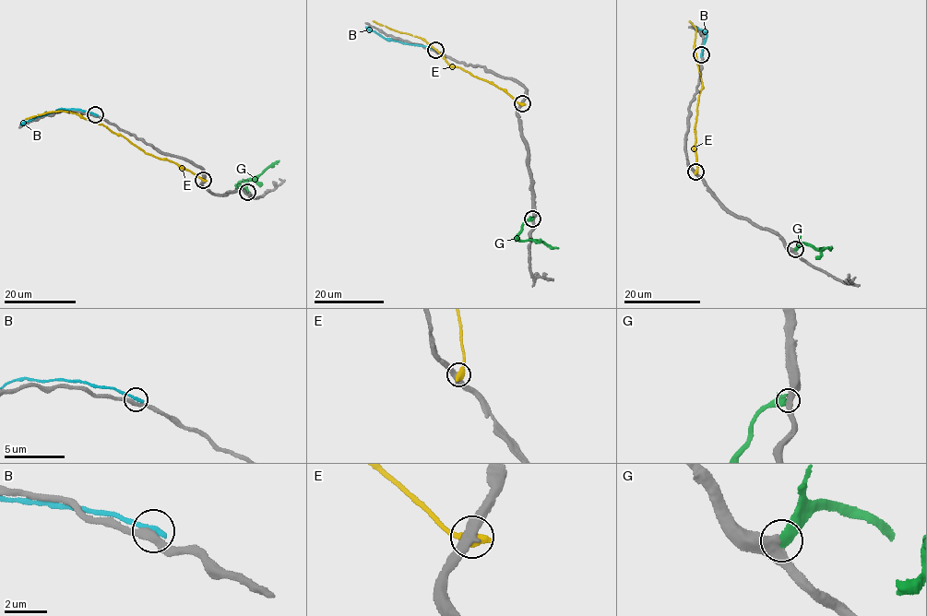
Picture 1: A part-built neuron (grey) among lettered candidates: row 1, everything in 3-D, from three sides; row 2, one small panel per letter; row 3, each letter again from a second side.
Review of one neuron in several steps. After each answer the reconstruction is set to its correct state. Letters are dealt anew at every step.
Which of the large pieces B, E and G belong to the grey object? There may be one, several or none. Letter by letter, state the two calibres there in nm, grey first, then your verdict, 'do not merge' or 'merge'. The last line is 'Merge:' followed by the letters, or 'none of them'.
B: calibres 340 and 280 nm; do not merge
E: calibres 440 and 500 nm; do not merge
G: calibres 480 and 440 nm; merge
Merge: G

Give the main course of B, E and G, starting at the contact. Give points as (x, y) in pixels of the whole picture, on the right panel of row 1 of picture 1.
B: (701, 54), (707, 35), (705, 34), (707, 30), (694, 27)
E: (695, 172), (695, 127), (703, 82), (695, 49), (696, 29), (689, 21)
G: (795, 249), (803, 243), (824, 248), (820, 251), (832, 246)

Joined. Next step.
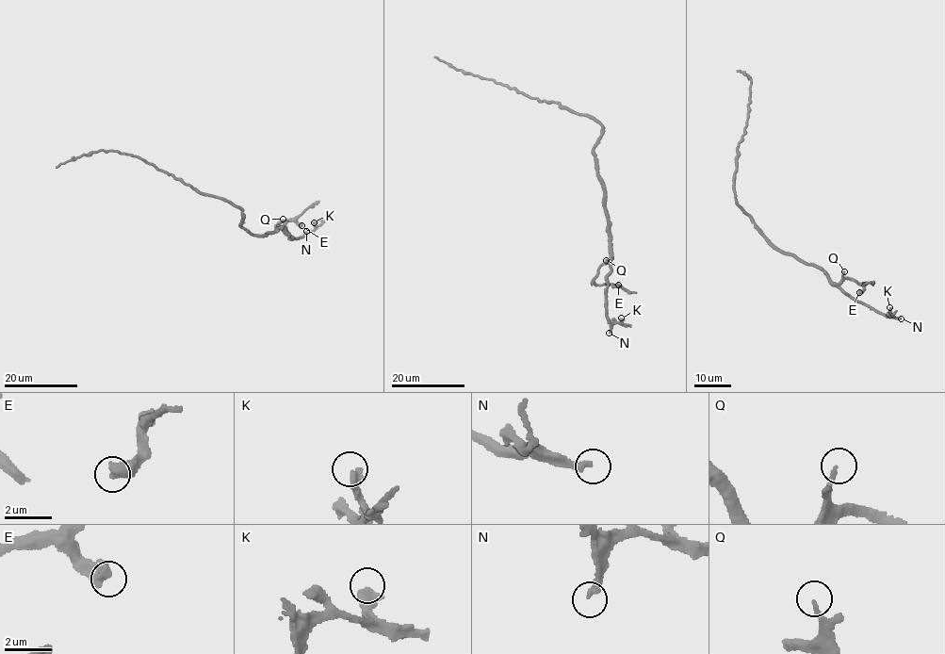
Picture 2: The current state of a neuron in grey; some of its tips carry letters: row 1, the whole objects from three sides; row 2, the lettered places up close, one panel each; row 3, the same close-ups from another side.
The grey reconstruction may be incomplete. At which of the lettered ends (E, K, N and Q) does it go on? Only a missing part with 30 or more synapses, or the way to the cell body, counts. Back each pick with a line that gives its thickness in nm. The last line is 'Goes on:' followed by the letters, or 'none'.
N: calibre 280 nm
Goes on: N

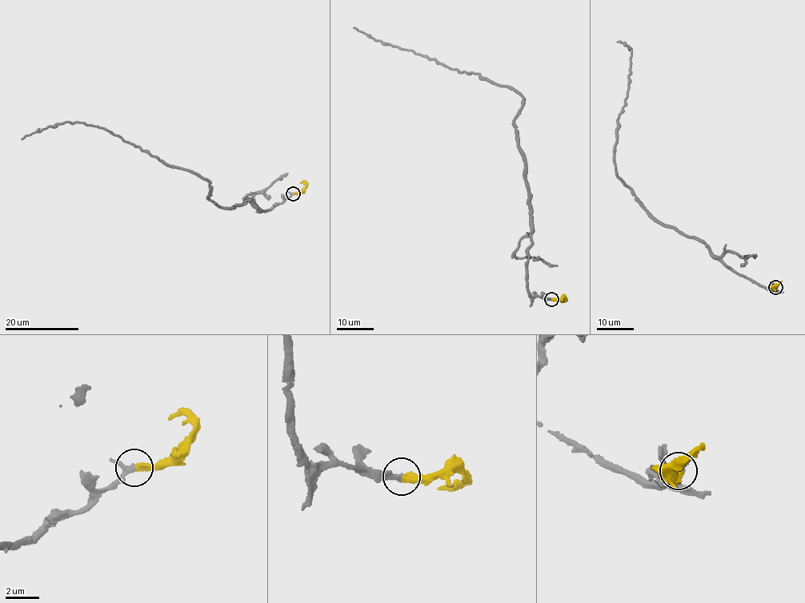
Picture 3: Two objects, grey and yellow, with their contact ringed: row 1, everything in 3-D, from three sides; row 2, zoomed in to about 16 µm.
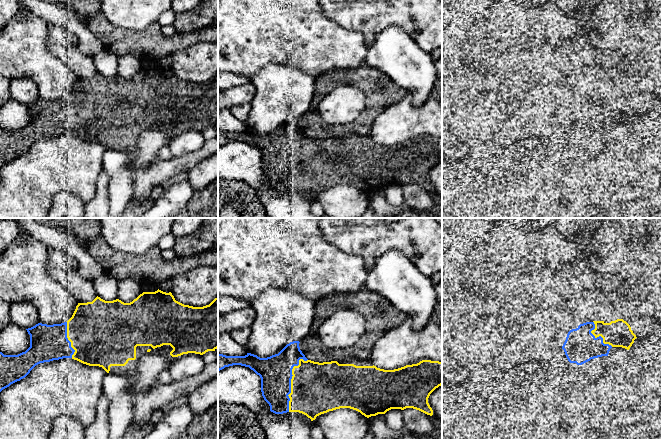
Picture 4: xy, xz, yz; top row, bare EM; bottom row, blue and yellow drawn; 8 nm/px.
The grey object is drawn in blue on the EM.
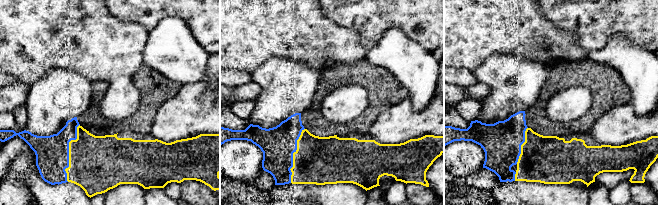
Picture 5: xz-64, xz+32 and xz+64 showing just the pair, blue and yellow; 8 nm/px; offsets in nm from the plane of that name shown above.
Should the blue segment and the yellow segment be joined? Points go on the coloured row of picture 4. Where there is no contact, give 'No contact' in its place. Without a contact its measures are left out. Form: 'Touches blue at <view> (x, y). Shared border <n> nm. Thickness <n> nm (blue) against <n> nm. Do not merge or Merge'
Touches blue at xz (290, 381). Shared border 460 nm. Thickness 260 nm (blue) against 420 nm. Merge

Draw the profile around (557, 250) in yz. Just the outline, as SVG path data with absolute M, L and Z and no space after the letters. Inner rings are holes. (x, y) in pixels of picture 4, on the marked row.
M554 225L538 233L538 244L548 264L557 267L568 264L577 257L577 250L568 238L560 234Z

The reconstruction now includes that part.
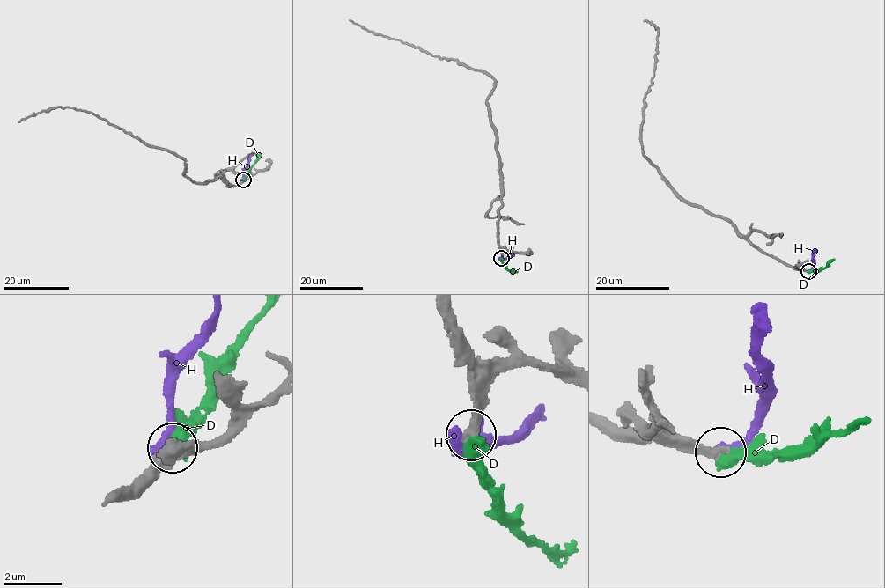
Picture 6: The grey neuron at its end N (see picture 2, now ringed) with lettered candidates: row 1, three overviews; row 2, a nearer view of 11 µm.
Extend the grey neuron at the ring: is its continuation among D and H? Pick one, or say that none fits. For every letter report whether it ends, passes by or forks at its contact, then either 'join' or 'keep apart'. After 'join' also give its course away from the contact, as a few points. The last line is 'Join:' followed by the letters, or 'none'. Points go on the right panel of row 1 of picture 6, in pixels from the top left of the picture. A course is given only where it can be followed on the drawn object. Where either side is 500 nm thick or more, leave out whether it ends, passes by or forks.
D: join; it runs (808, 271), (822, 269), (834, 259)
H: it ends there; keep apart
Join: D

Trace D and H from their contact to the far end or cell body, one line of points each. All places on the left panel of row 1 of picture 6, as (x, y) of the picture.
D: (244, 180), (256, 160), (258, 155), (255, 153)
H: (243, 180), (252, 153)

